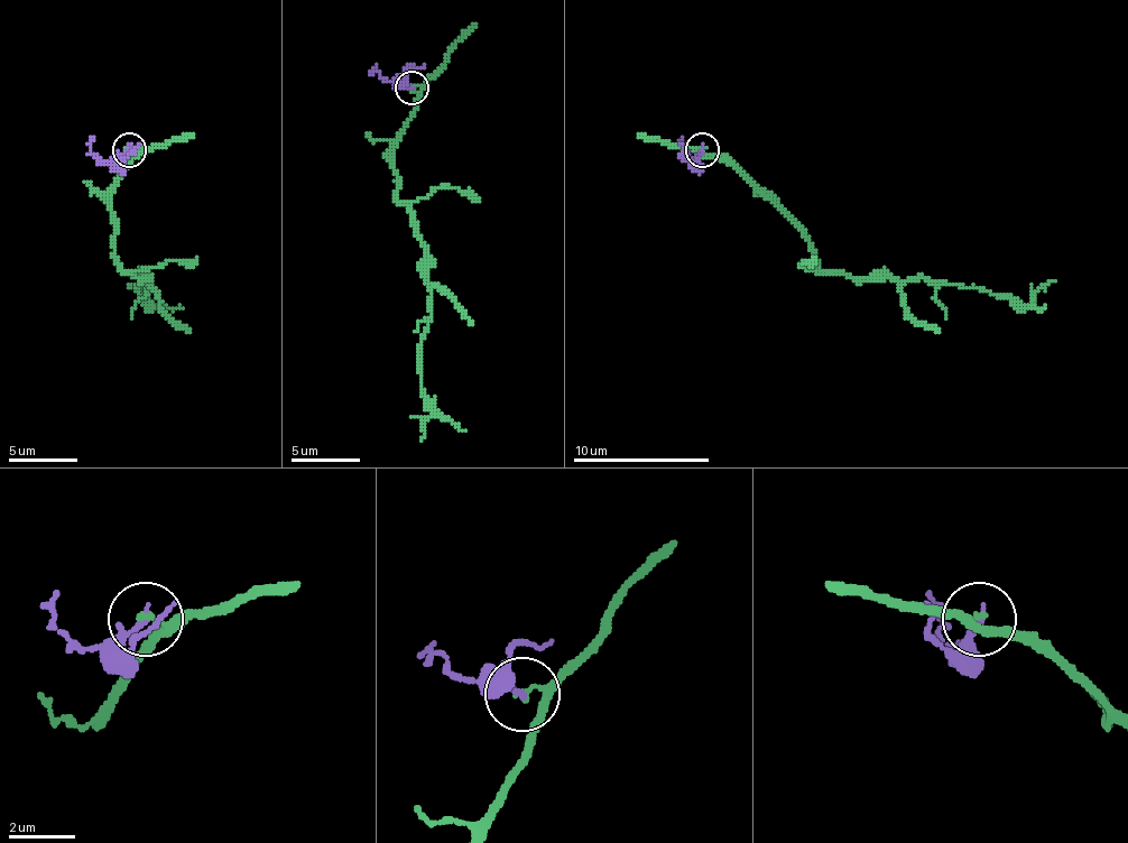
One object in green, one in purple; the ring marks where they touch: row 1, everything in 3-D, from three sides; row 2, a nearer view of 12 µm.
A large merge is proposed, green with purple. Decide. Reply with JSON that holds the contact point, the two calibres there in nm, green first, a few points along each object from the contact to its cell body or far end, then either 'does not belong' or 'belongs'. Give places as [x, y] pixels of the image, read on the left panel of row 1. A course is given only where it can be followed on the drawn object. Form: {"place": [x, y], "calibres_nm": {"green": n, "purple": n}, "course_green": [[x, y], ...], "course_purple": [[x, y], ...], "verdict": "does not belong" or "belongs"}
{"place": [129, 150], "calibres_nm": {"green": 130, "purple": 200}, "course_green": [[128, 150], [135, 154], [111, 195], [114, 257], [125, 270], [148, 277], [138, 284], [148, 305], [138, 280]], "course_purple": [[128, 150], [98, 160], [91, 150], [94, 137]], "verdict": "does not belong"}

